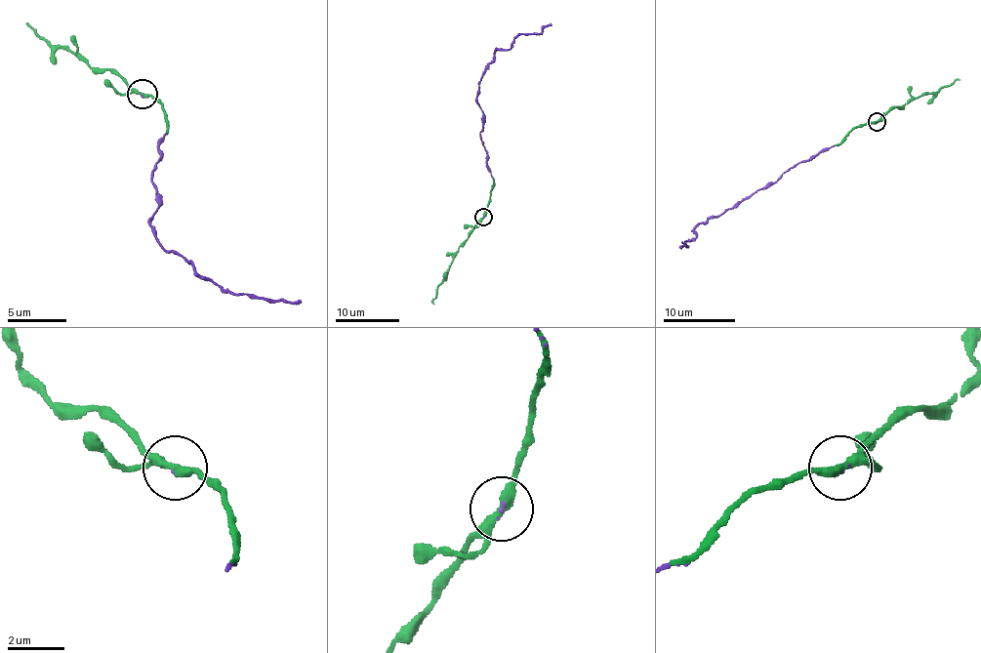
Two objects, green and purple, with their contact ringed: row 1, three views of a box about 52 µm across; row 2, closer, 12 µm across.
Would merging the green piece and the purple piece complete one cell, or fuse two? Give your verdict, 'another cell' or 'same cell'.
same cell

